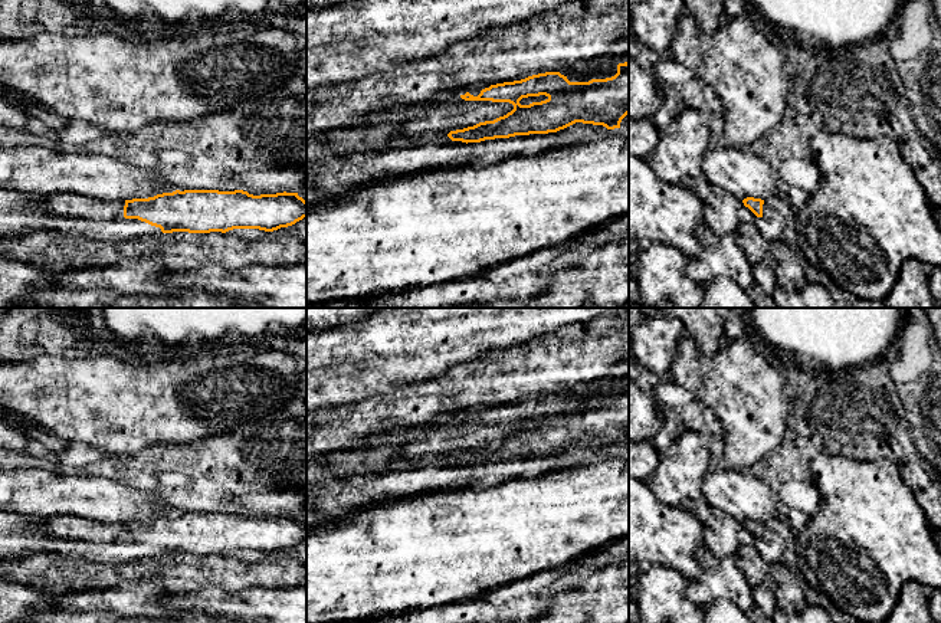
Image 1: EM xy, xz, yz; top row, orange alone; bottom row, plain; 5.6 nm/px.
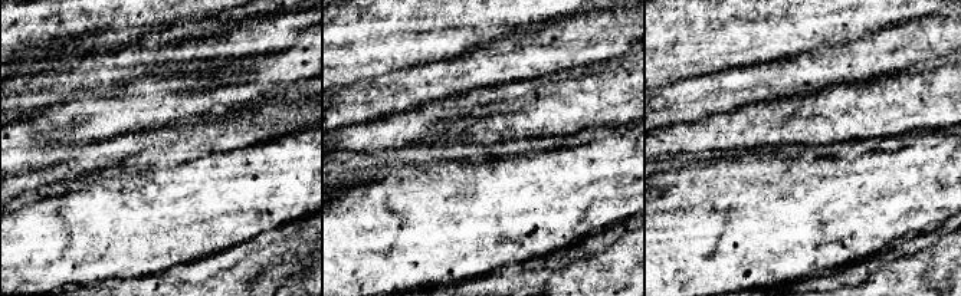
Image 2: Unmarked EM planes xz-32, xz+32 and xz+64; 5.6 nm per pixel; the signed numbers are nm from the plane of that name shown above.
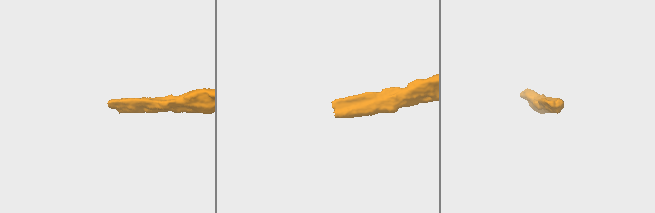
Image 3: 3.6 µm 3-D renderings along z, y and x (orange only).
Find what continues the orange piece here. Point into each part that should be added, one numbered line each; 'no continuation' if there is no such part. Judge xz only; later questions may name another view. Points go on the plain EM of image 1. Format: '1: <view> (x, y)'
no continuation

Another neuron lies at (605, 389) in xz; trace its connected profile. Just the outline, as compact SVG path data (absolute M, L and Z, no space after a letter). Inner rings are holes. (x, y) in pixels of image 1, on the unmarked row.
M629 357L616 364L616 371L604 378L570 387L561 393L570 404L606 401L617 396L619 386L629 386Z

